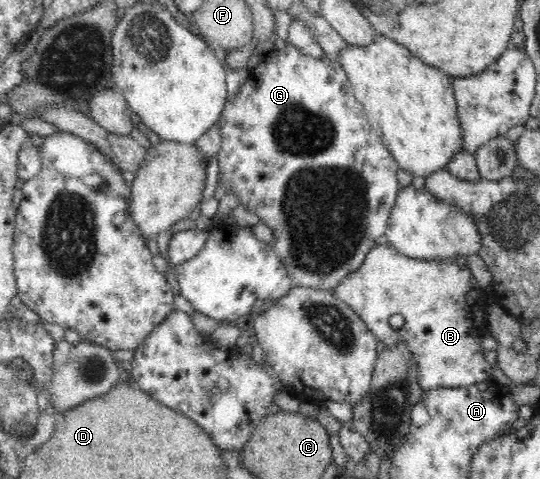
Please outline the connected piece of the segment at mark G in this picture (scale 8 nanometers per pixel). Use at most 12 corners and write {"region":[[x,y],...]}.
{"region":[[280,44],[228,96],[218,180],[294,286],[385,235],[400,167],[339,60]]}

